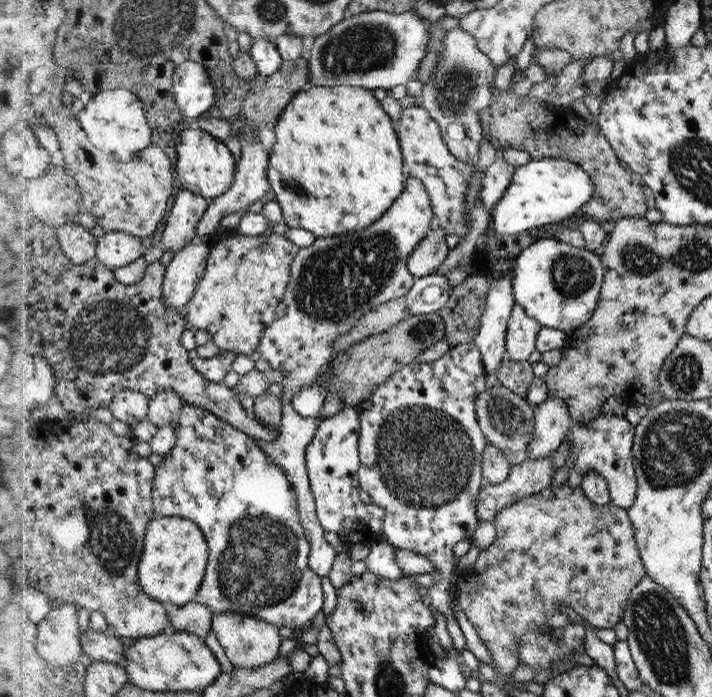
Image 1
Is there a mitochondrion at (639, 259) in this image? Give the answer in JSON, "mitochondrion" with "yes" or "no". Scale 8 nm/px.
{"mitochondrion":"yes"}

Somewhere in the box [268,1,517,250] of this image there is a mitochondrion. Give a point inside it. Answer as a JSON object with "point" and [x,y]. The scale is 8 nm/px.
{"point":[367,46]}

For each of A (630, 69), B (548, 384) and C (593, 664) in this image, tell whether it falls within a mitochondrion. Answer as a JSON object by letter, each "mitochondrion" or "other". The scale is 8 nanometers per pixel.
{"A":"other","B":"other","C":"other"}

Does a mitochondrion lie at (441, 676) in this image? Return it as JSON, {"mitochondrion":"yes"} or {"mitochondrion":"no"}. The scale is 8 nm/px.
{"mitochondrion":"no"}

